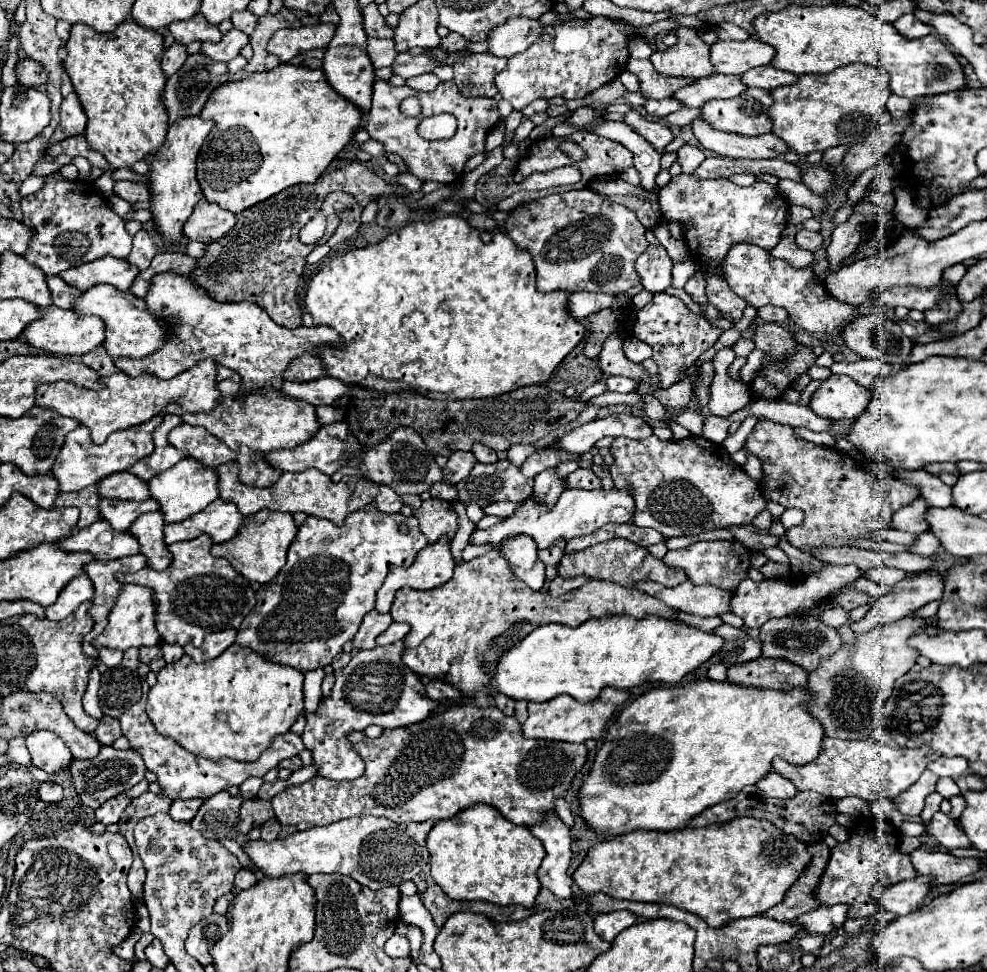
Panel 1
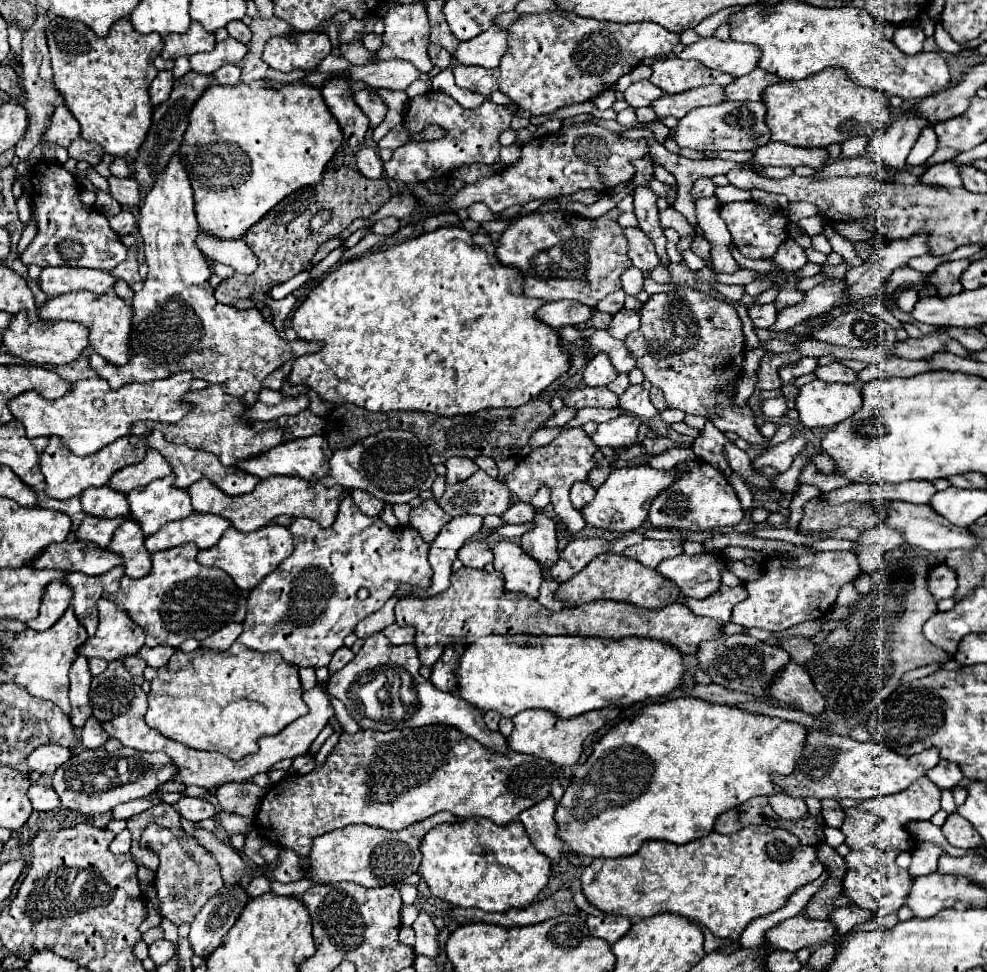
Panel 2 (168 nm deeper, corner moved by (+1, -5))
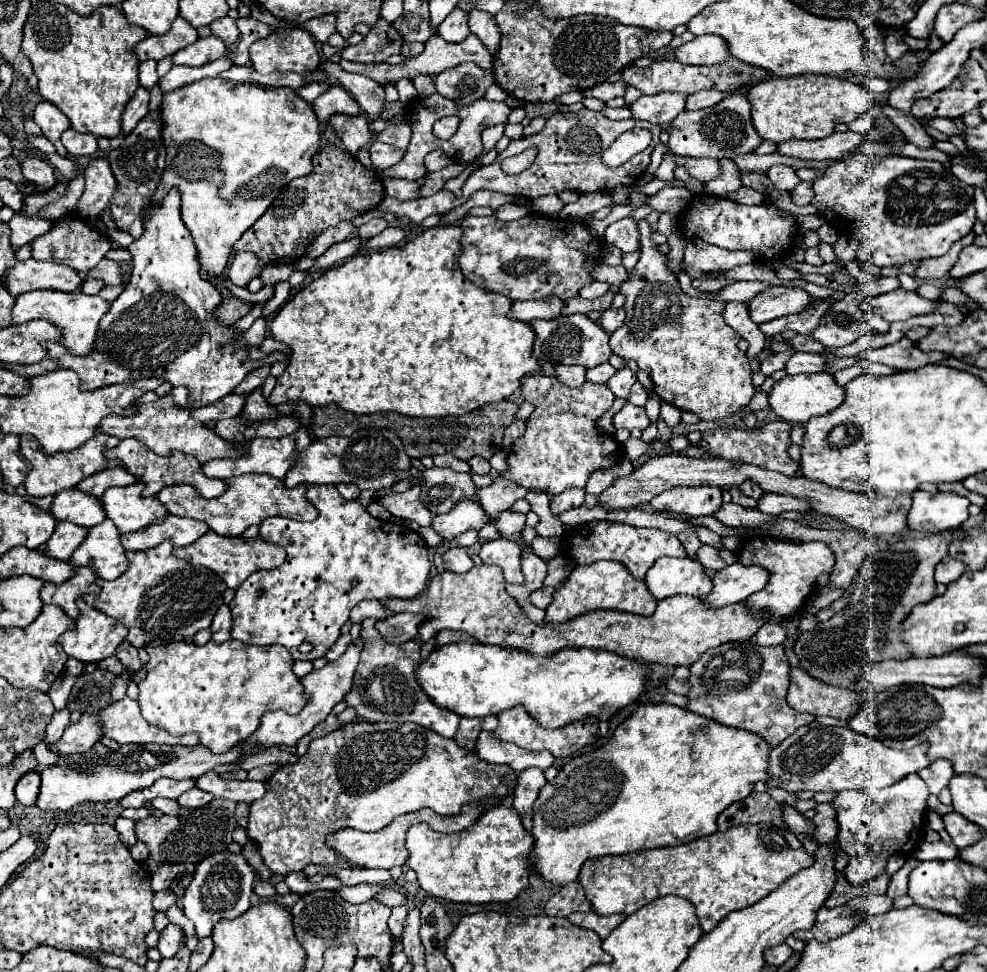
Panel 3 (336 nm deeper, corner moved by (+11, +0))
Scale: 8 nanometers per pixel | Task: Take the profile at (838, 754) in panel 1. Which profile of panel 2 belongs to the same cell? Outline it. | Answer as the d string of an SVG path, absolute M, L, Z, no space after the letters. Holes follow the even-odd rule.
M816 730L808 732L806 748L796 770L790 776L774 774L774 782L790 796L800 798L858 798L870 800L884 794L898 794L904 792L912 782L920 776L926 776L930 768L940 762L940 750L928 748L914 756L900 756L878 742L856 742L850 736L836 736L836 734L822 734Z

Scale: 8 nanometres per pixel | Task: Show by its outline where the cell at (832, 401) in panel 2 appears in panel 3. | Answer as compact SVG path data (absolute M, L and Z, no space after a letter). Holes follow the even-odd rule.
M814 373L814 375L786 375L784 379L776 381L770 395L768 403L770 409L784 421L792 425L804 425L806 421L792 421L792 419L812 419L818 415L826 415L840 407L844 401L844 389L834 381L830 373Z

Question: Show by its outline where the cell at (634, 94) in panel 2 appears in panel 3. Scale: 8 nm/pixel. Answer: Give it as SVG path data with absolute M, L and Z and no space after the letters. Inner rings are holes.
M604 81L602 85L594 85L594 89L584 89L582 95L584 97L594 97L594 99L600 99L600 101L610 101L614 97L620 97L624 95L624 87L626 83L624 81L618 81L618 83L608 83Z

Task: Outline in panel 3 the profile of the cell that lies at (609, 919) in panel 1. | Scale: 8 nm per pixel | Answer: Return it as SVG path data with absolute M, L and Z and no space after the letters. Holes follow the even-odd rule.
M588 911L588 913L570 913L568 919L574 925L584 927L584 929L590 929L600 939L604 939L608 933L612 933L626 919L626 915L620 915L620 913L614 913L614 915L598 915L594 911Z

